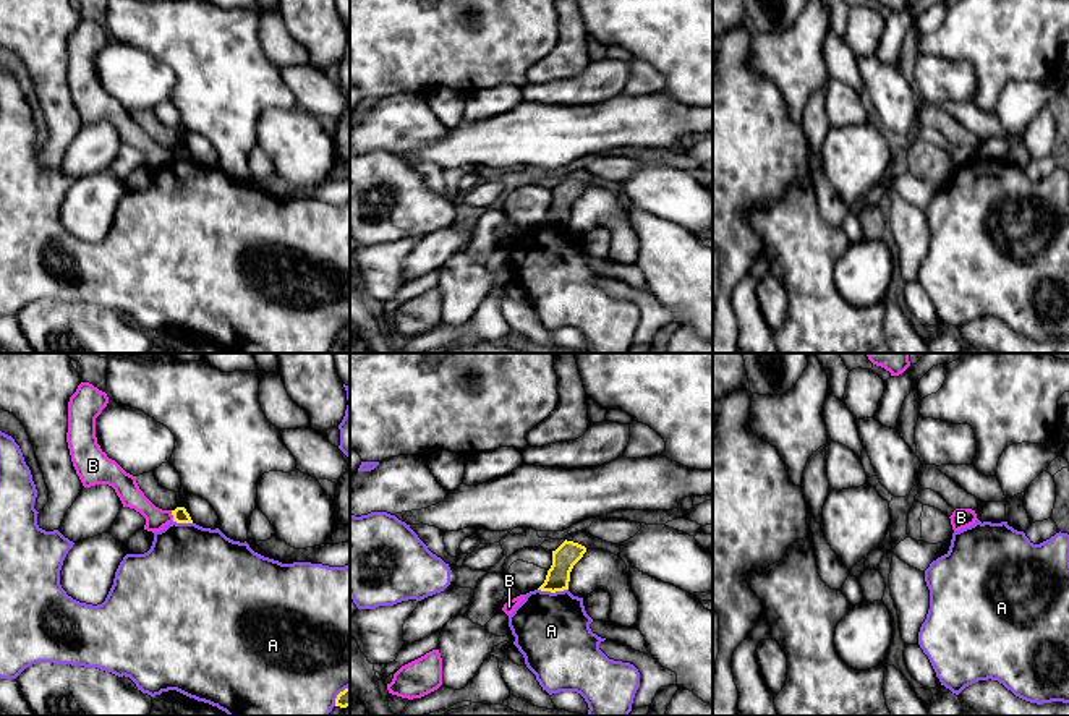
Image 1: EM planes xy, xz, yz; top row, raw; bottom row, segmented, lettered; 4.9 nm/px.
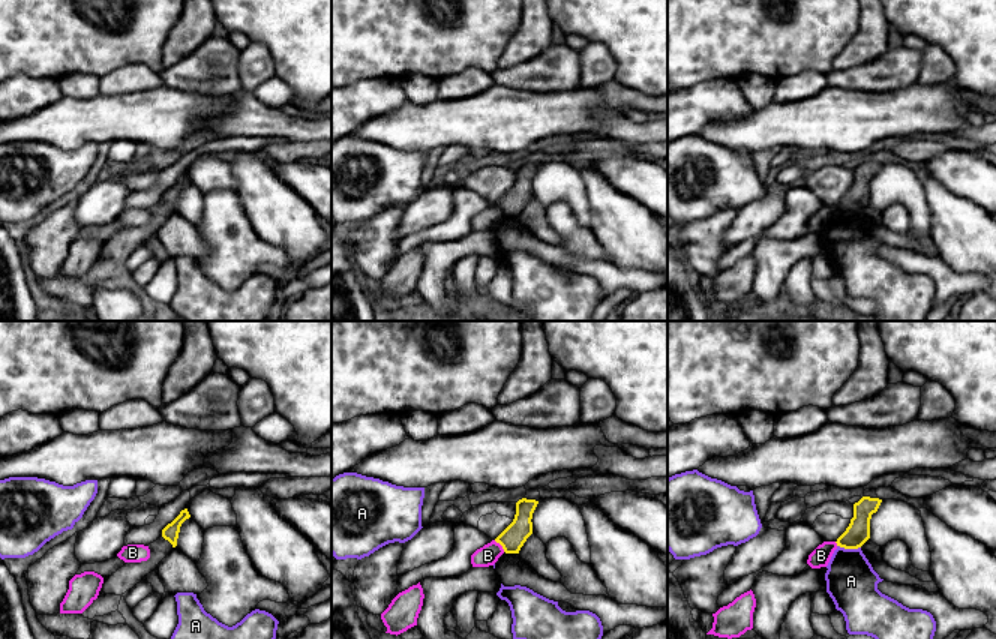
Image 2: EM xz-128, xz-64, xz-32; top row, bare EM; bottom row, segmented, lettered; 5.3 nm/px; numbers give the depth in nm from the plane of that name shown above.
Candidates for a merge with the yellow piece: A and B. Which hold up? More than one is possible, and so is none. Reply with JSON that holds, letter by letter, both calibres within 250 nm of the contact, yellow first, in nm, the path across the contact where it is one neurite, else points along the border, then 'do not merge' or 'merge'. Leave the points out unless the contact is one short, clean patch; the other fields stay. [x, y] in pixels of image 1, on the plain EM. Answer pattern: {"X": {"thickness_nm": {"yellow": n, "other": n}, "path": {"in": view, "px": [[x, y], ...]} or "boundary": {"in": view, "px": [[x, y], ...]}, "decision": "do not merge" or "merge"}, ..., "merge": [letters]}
{"A": {"thickness_nm": {"yellow": 120, "other": 380}, "decision": "do not merge"}, "B": {"thickness_nm": {"yellow": 80, "other": 120}, "boundary": {"in": "xy", "px": [[170, 148], [174, 157]]}, "decision": "do not merge"}, "merge": []}

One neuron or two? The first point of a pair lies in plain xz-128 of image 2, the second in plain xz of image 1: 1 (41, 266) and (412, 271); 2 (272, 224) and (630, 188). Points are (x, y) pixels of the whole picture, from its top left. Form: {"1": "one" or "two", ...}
{"1": "two", "2": "two"}

